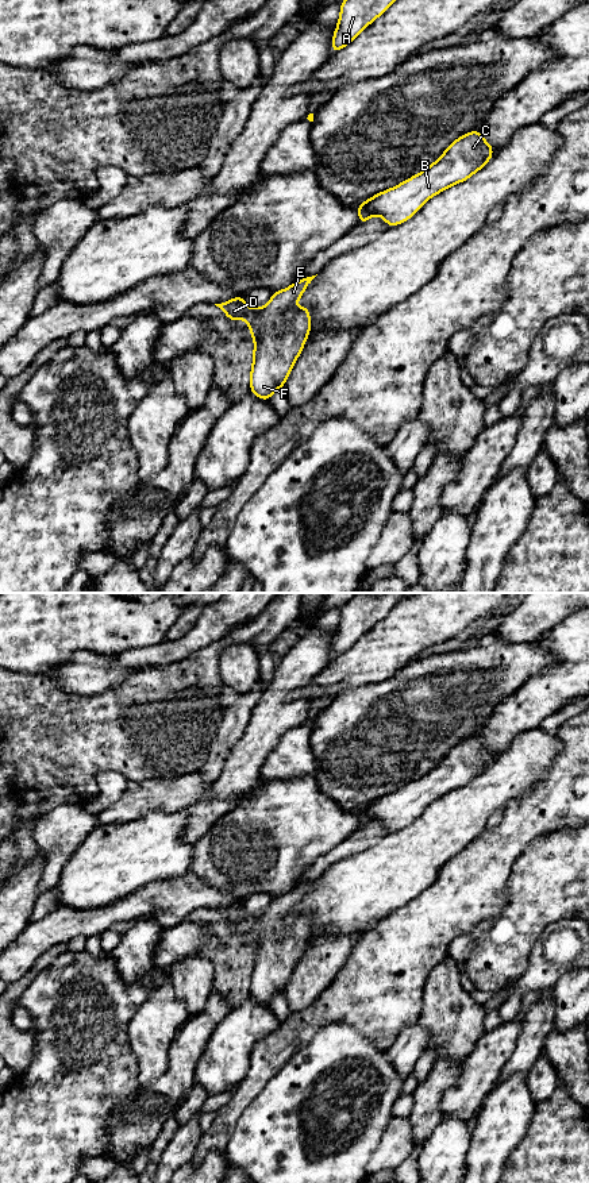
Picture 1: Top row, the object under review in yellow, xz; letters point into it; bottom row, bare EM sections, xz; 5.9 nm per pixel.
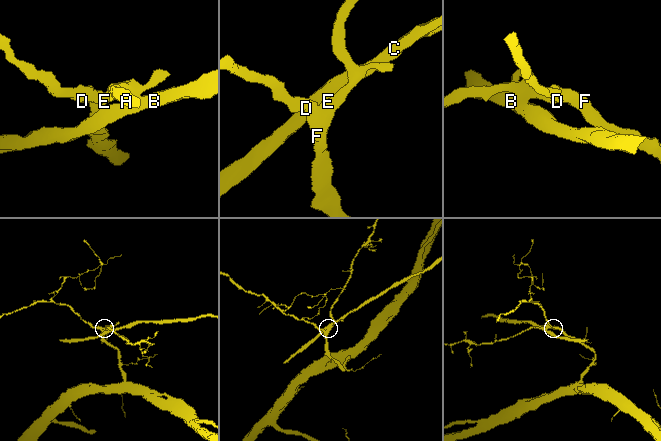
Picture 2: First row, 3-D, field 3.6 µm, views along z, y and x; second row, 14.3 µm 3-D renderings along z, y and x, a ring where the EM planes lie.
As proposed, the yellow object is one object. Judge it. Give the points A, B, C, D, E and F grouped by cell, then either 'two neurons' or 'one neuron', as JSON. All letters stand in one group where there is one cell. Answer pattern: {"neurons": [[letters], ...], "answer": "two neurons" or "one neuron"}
{"neurons": [["A", "D", "E", "F"], ["B", "C"]], "answer": "two neurons"}

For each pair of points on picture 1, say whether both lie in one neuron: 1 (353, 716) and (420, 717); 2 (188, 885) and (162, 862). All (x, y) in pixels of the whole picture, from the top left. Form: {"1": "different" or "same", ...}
{"1": "same", "2": "different"}

